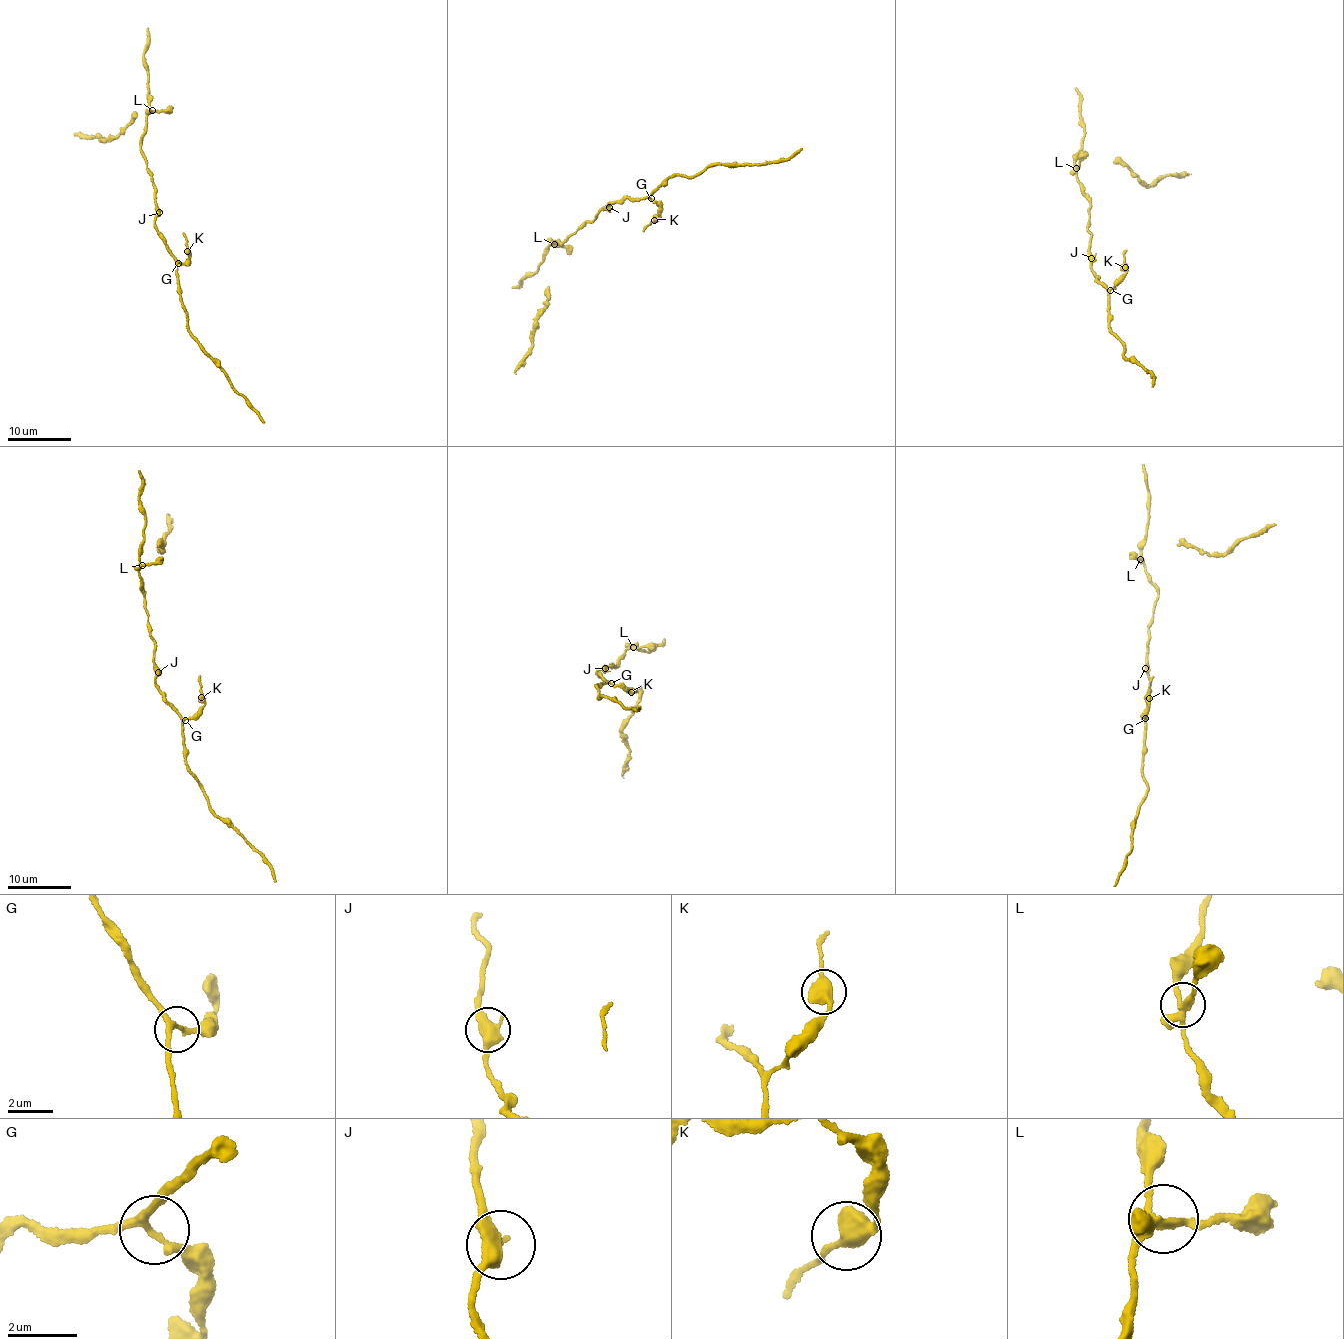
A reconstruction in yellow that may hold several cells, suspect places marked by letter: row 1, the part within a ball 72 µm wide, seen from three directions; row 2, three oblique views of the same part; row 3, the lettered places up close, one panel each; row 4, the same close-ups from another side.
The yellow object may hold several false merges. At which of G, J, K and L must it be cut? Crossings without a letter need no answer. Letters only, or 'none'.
none

